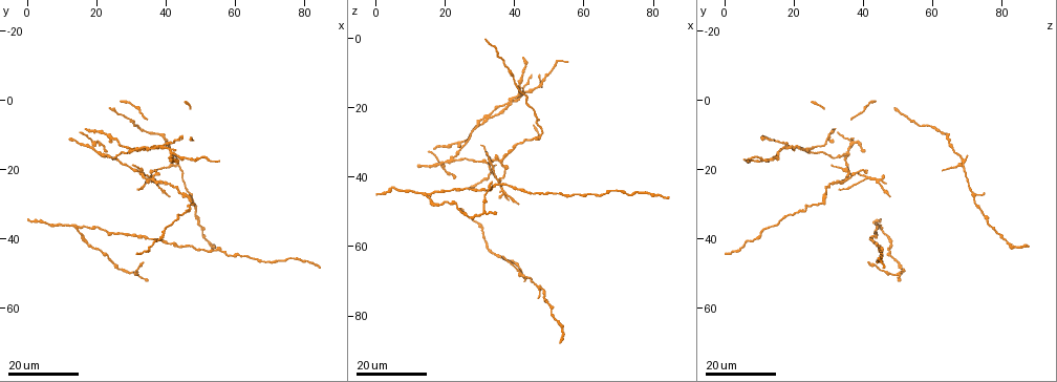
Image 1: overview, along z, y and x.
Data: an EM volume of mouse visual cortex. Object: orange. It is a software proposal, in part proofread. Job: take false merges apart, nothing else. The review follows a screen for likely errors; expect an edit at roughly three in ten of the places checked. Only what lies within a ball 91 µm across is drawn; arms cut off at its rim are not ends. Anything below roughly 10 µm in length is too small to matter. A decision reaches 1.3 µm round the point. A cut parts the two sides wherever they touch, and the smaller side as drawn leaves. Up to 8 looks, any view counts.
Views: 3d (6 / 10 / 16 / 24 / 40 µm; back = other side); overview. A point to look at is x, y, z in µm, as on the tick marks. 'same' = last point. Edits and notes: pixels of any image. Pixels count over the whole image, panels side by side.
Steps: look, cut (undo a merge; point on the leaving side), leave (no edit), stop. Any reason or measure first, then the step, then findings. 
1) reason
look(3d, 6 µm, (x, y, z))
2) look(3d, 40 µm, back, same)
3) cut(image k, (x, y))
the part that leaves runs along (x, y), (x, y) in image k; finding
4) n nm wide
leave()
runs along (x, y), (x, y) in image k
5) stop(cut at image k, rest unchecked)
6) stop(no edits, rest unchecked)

look(3d, 16 µm, (32.5, 21.5, 36.5))

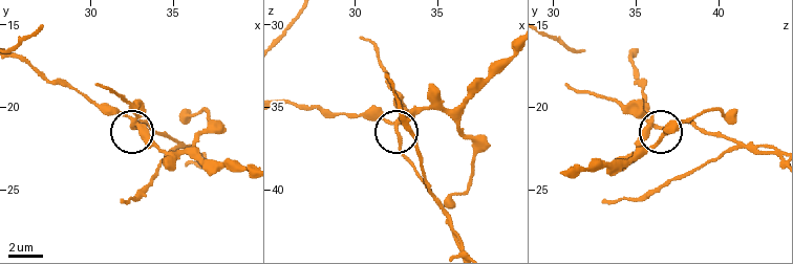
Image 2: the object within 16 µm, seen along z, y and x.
look(3d, 6 µm, (32.5, 21.2, 36.1))

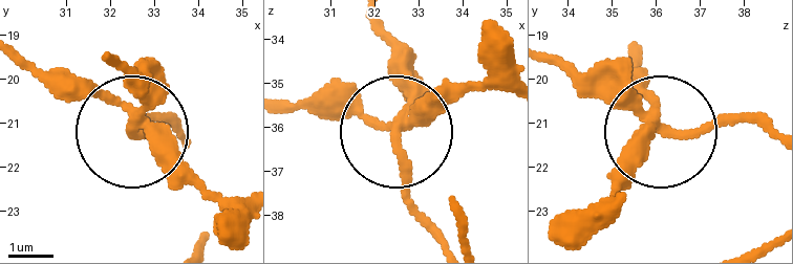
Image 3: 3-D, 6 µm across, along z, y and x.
look(3d, 6 µm, back, (32.55, 21.05, 36.10))

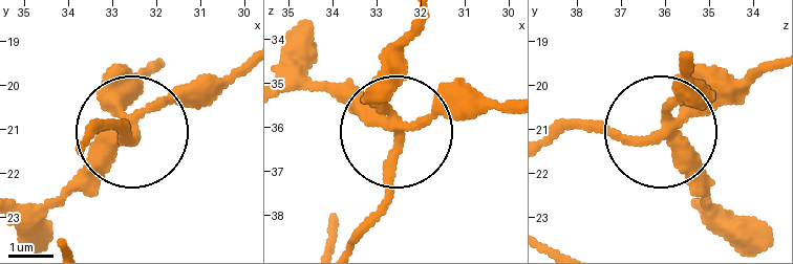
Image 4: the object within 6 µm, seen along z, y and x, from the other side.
cut(image 4, (125, 126))
the part that leaves runs along (398, 130), (386, 204), (364, 238) in image 4; a second neuron is stuck on

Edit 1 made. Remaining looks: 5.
calibre changes
look(3d, 16 µm, (47.0, 29.0, 27.5))

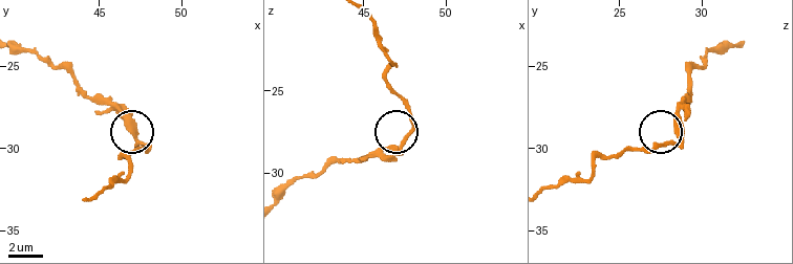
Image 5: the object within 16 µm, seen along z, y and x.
look(3d, 6 µm, (47.4, 29.6, 28.1))

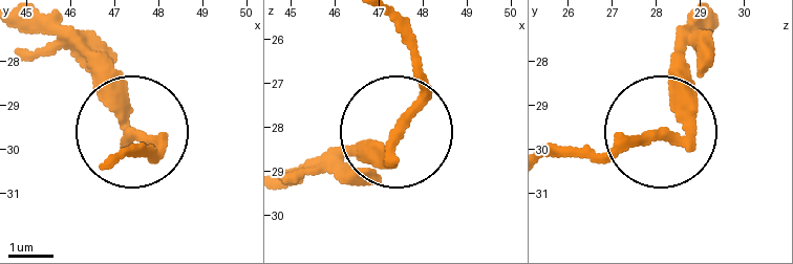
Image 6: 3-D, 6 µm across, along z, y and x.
cut(image 6, (161, 138))
the part that leaves runs along (687, 136), (556, 158) in image 6; a second neuron is stuck on

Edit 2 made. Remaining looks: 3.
three-way junction
look(3d, 16 µm, (39.0, 13.0, 18.0))

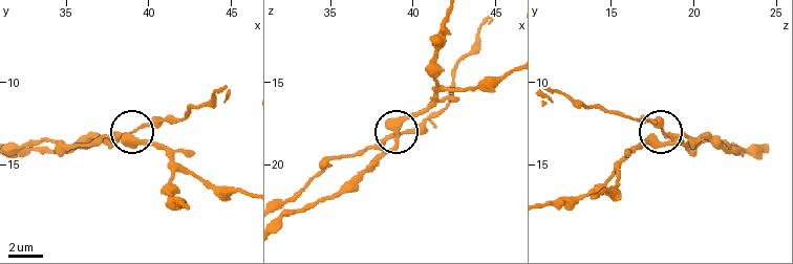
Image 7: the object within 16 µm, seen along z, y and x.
look(3d, 6 µm, (38.9, 13.4, 17.7))

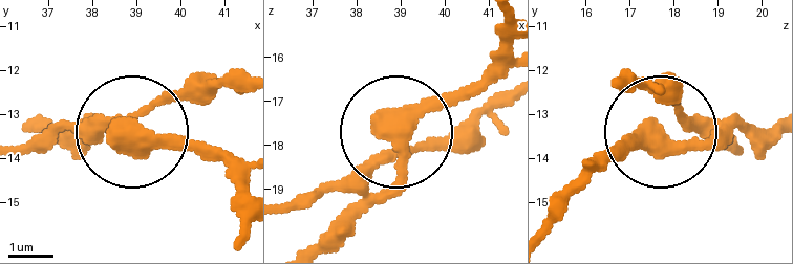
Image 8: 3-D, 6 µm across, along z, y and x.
look(3d, 6 µm, back, (38.90, 13.40, 17.65))

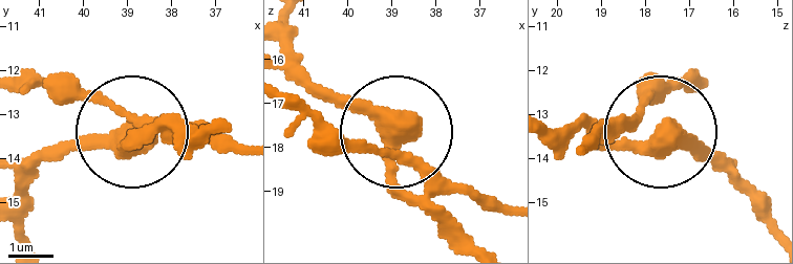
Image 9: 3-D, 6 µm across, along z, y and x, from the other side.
380 nm wide
leave()
runs along (509, 213), (441, 182), (395, 134), (372, 149), (320, 149) in image 9; all the same neuron

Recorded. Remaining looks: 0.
stop(cut at image 4, cut at image 6, rest unchecked)

